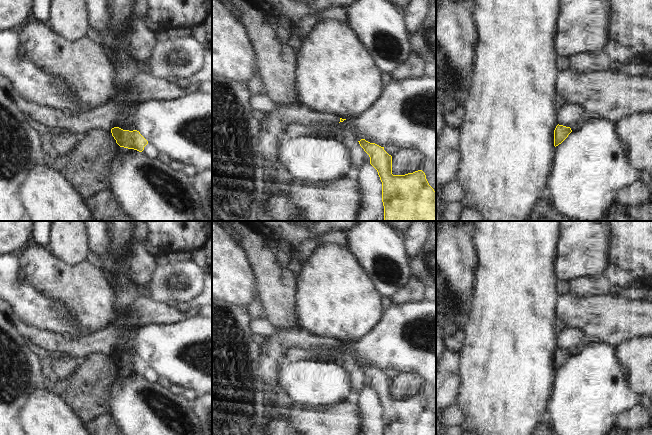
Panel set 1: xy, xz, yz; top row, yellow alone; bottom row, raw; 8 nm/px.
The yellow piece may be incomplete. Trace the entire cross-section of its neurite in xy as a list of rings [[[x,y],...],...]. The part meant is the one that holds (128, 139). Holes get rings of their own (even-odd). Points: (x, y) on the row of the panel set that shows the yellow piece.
[[[114,127],[111,129],[111,133],[120,147],[142,152],[148,144],[148,141],[137,130],[129,131]]]

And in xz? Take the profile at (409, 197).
[[[365,139],[358,141],[370,157],[370,164],[377,170],[382,182],[384,221],[436,221],[436,192],[429,185],[422,170],[405,175],[392,174],[392,156],[384,147]]]

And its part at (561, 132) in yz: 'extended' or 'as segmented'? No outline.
as segmented

